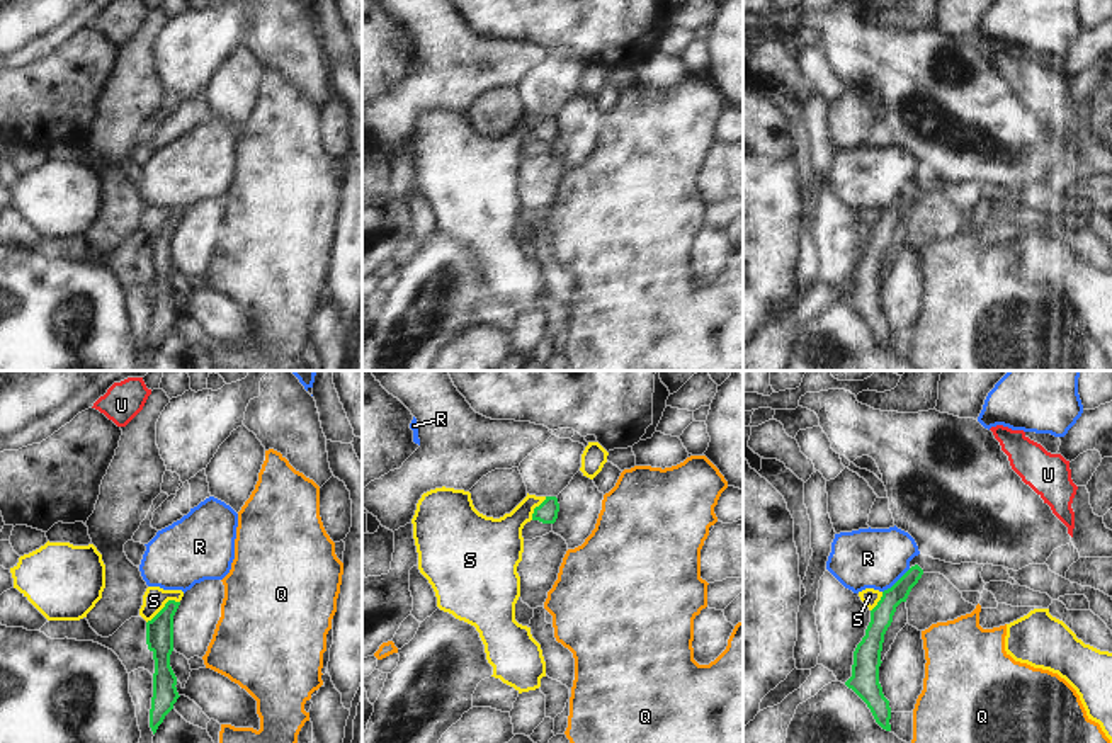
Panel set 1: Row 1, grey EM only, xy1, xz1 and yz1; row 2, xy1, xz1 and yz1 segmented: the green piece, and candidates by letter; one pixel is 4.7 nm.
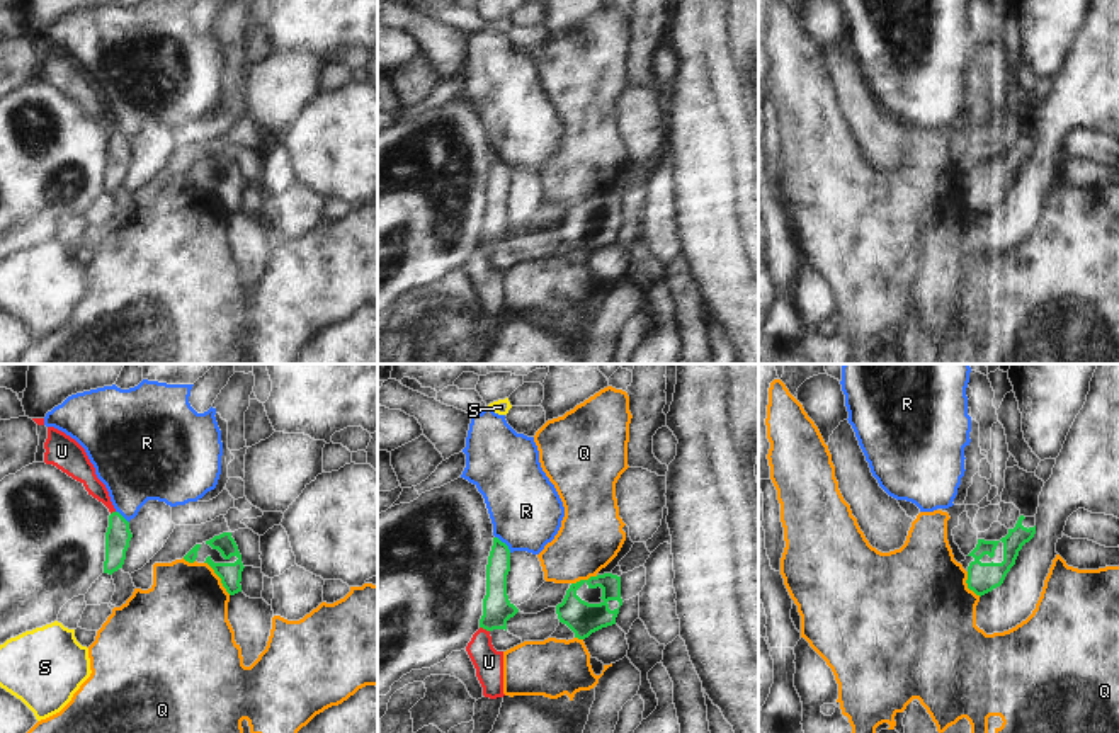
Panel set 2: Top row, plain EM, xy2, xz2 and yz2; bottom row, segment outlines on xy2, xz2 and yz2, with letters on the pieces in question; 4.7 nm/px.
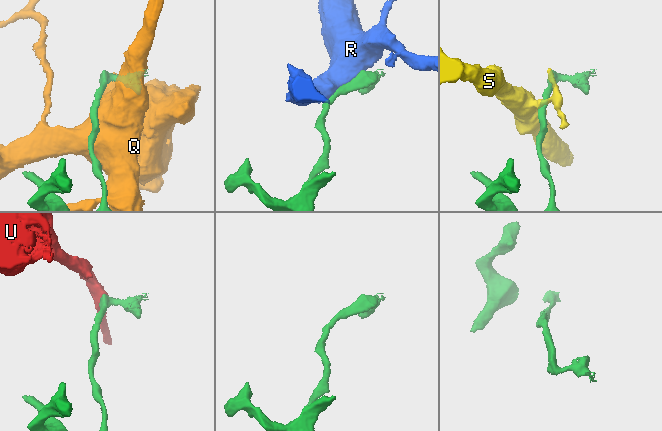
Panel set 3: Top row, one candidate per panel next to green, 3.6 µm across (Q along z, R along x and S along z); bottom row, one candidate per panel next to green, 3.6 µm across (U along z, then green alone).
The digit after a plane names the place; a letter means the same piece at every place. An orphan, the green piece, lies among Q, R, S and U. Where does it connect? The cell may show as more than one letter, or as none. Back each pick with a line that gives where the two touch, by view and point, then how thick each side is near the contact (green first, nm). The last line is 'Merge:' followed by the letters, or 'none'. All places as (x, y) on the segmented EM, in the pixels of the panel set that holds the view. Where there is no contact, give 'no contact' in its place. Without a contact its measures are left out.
Merge: none

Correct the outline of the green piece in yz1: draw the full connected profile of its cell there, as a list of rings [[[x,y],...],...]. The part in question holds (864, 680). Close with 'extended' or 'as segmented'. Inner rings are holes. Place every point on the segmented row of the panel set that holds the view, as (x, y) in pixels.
[[[915,564],[891,588],[882,592],[881,600],[871,610],[865,636],[854,651],[852,677],[845,682],[867,704],[876,723],[886,731],[891,731],[891,707],[879,683],[884,634],[893,622],[896,607],[906,602],[922,575],[923,570]]] | as segmented

